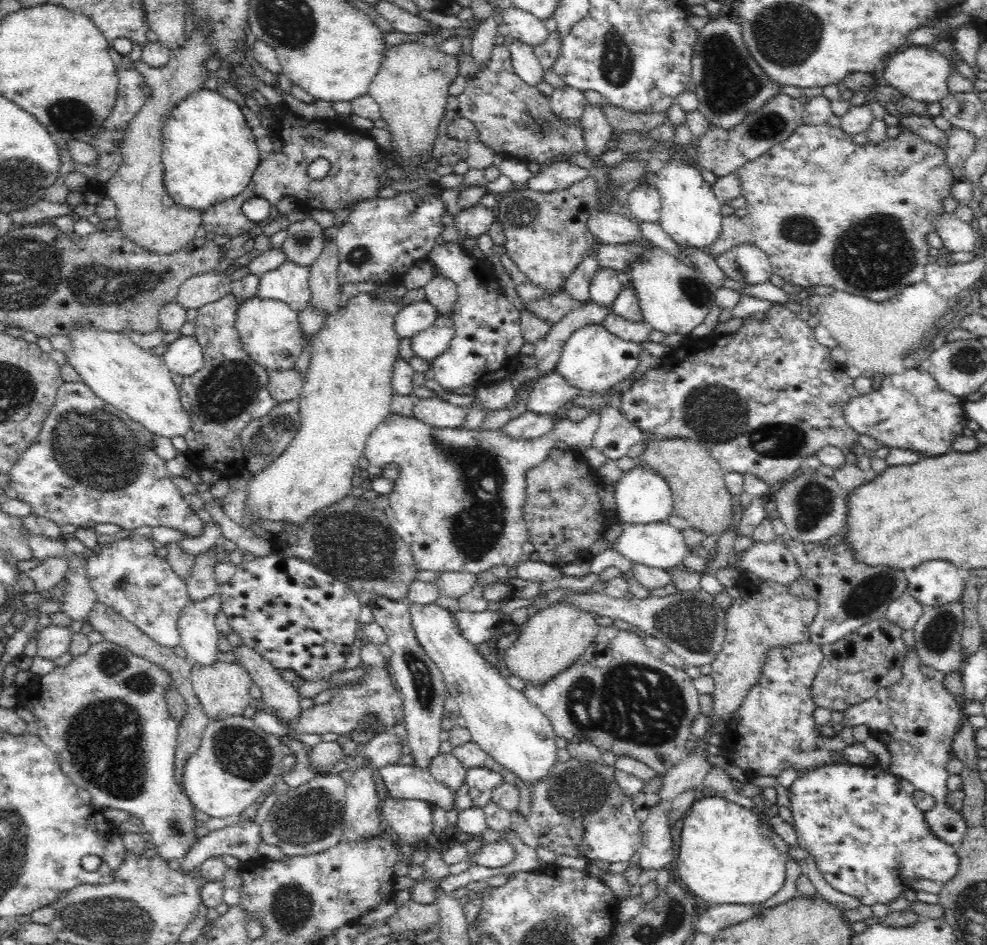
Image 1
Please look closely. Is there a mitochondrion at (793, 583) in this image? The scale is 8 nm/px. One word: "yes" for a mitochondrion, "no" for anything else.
no

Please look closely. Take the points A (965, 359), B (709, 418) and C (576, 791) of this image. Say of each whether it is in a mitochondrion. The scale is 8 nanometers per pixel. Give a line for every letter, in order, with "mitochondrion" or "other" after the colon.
A: mitochondrion
B: mitochondrion
C: mitochondrion

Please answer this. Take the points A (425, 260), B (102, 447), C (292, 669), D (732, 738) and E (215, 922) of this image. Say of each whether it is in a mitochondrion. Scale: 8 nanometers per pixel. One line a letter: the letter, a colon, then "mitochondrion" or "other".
A: other
B: mitochondrion
C: other
D: other
E: other

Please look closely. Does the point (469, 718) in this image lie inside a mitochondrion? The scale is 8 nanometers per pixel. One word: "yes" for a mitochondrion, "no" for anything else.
no

